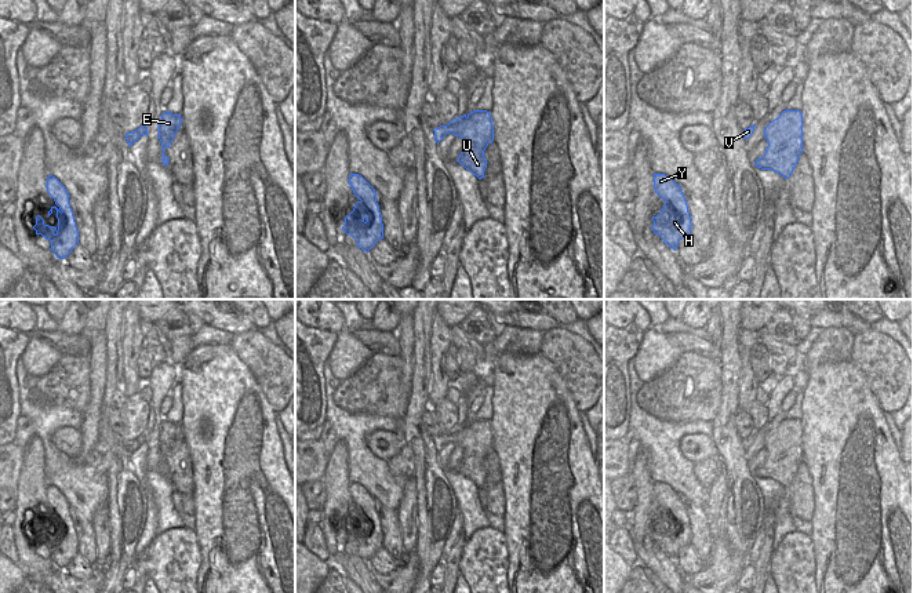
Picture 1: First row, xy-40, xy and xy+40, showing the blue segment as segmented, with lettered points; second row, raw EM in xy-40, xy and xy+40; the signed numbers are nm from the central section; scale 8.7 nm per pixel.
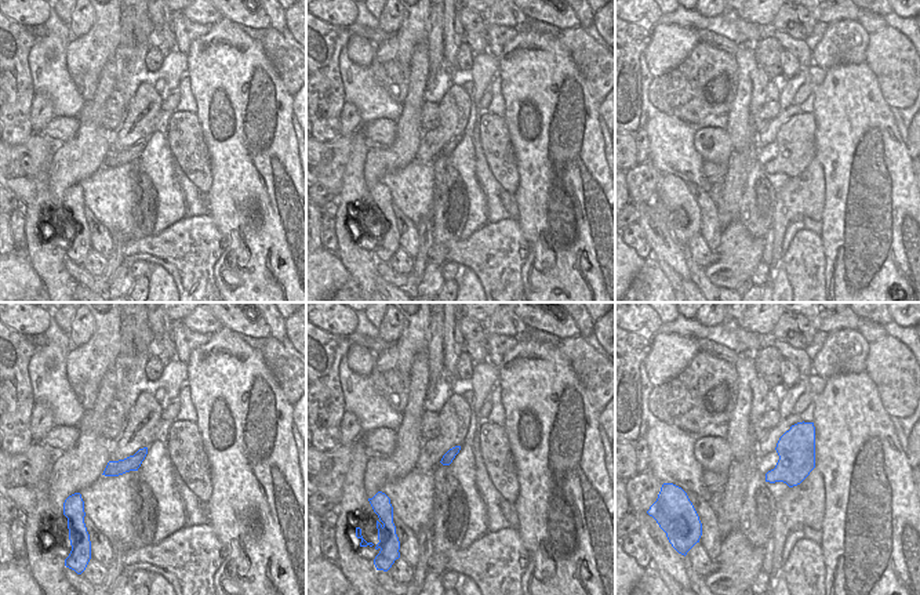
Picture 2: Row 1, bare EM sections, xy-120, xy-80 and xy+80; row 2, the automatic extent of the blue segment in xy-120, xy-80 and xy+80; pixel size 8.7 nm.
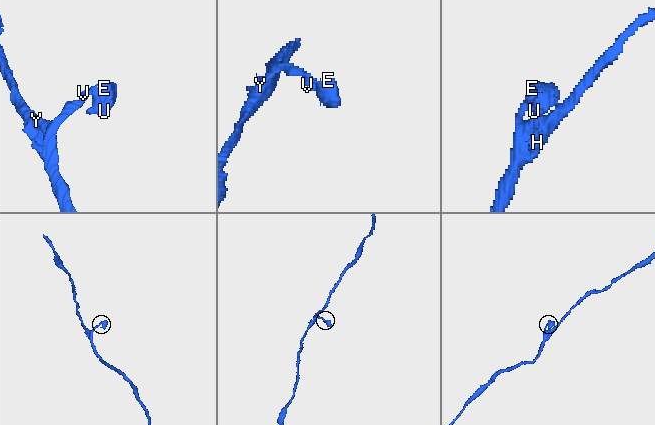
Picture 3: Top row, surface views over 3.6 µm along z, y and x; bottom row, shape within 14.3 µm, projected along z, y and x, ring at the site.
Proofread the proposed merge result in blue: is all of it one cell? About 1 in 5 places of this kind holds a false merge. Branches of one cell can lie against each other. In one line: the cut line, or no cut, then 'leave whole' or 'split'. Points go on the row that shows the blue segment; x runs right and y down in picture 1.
cut none; leave whole

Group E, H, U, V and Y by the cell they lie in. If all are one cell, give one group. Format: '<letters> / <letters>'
E H U V Y

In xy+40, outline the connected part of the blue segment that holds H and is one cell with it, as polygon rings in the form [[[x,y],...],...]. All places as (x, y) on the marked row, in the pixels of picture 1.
[[[654,174],[654,189],[666,203],[662,211],[652,217],[651,229],[676,251],[679,241],[691,233],[692,226],[685,197],[680,185],[665,174]]]

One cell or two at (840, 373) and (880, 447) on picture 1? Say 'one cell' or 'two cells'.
one cell

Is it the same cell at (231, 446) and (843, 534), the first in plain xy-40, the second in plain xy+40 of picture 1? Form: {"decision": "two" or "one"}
{"decision": "one"}

